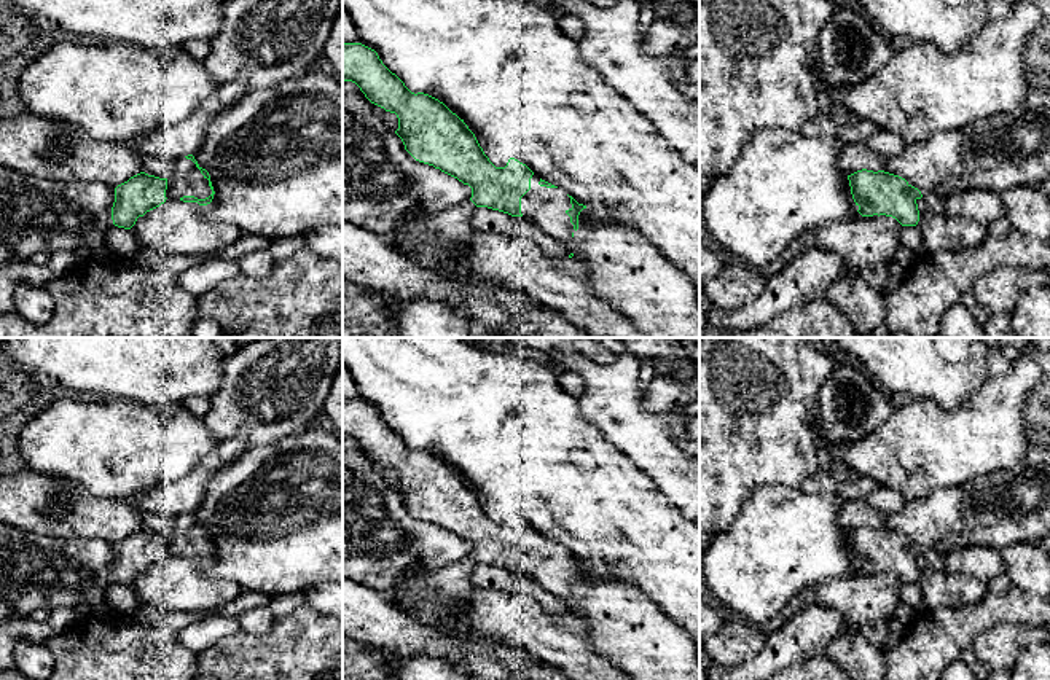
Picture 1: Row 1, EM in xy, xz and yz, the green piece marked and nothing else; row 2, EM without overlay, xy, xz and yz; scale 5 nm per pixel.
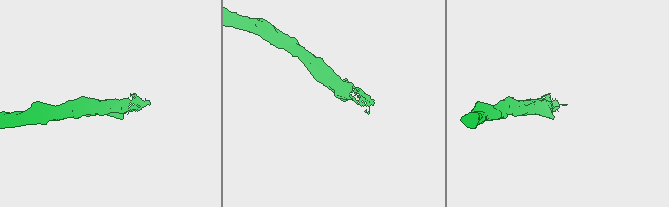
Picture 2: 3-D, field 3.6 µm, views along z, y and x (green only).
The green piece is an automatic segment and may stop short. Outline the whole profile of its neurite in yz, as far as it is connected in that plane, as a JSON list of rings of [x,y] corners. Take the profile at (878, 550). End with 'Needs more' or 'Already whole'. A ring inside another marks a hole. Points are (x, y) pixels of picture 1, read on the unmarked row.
[[[857,527],[848,532],[851,551],[862,573],[886,572],[902,583],[916,583],[921,548],[905,535],[884,527]]]. Already whole

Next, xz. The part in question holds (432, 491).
[[[343,400],[343,438],[355,440],[371,460],[395,470],[395,490],[405,506],[416,518],[468,541],[470,557],[476,564],[531,576],[564,600],[569,615],[574,613],[577,600],[572,594],[586,562],[515,514],[505,524],[496,524],[464,476],[438,455],[411,449],[374,406],[362,400]]]. Needs more

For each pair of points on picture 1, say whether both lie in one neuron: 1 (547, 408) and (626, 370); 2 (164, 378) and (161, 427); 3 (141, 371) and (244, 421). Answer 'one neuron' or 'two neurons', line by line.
1: two neurons
2: two neurons
3: two neurons

